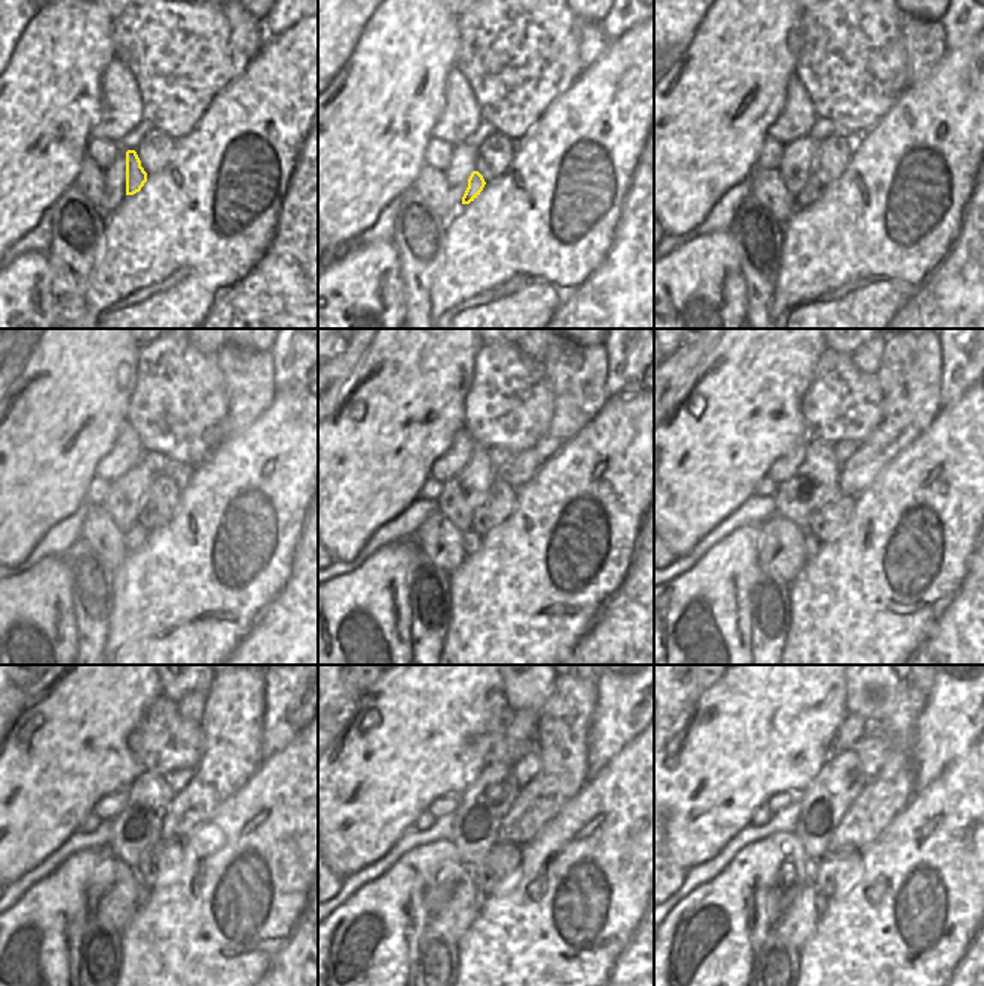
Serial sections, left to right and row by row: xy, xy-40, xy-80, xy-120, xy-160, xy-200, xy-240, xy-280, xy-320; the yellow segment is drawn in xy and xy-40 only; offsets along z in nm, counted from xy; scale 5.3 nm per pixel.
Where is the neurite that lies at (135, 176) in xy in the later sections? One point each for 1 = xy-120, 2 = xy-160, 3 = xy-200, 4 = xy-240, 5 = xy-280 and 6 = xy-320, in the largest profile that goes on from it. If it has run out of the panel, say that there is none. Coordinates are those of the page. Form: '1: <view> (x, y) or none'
1: xy-120 (135, 538)
2: xy-160 (471, 539)
3: xy-200 (810, 544)
4: xy-240 (143, 890)
5: xy-280 (480, 898)
6: xy-320 (821, 902)

